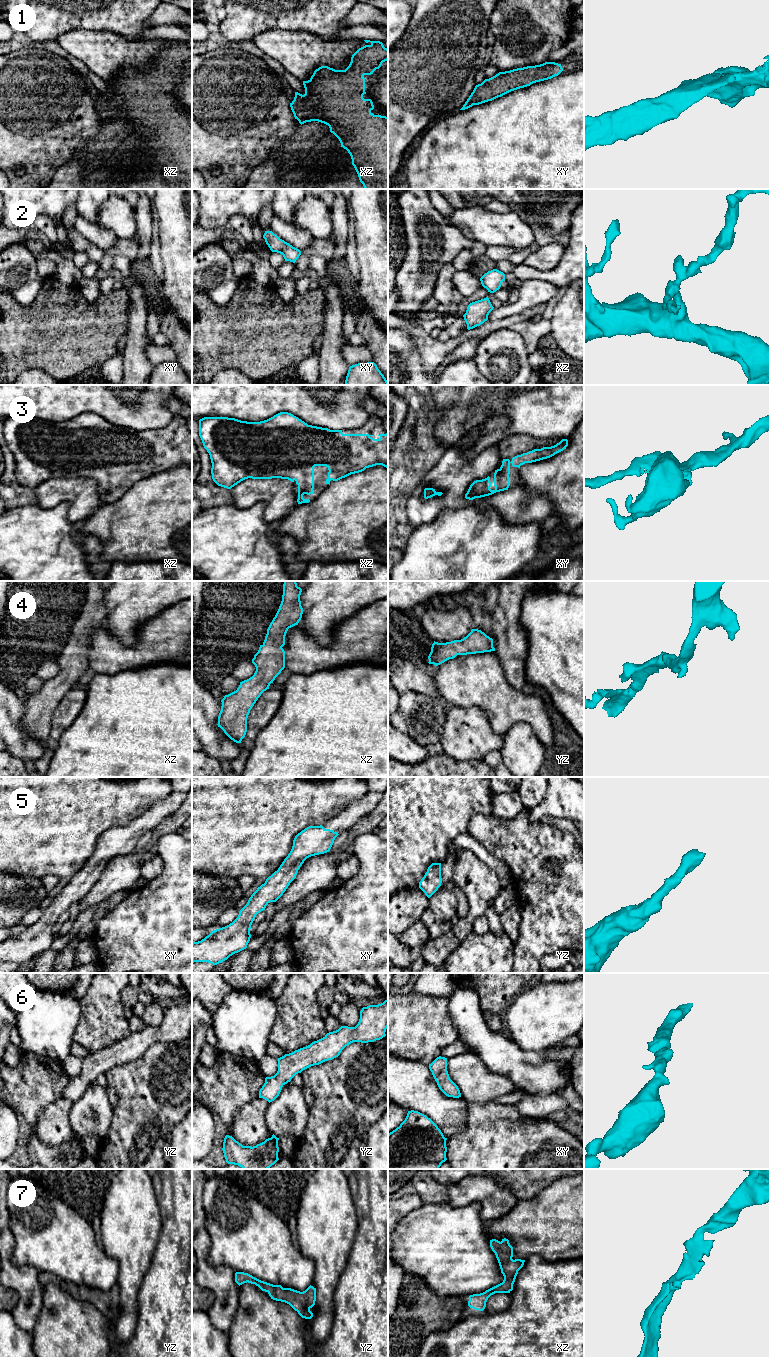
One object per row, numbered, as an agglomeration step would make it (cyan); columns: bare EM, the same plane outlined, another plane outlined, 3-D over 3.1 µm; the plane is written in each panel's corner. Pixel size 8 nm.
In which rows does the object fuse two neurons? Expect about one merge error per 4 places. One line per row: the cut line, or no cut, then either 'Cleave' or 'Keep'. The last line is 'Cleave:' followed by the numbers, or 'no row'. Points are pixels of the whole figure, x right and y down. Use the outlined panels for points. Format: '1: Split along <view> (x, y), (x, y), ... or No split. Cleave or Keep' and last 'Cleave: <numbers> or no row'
1: No split. Keep
2: No split. Keep
3: No split. Keep
4: No split. Keep
5: No split. Keep
6: No split. Keep
7: No split. Keep
Cleave: no row

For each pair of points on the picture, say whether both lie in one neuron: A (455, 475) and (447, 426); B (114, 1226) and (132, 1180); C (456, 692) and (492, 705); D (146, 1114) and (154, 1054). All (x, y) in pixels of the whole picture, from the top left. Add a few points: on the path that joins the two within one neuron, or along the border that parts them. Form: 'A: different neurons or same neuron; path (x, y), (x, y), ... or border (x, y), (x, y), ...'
A: different neurons; border (447, 448), (458, 448), (466, 457), (473, 457)
B: same neuron; path (125, 1215), (130, 1210), (131, 1191)
C: same neuron; path (465, 692), (479, 692), (483, 696)
D: same neuron; path (152, 1099), (152, 1069)

